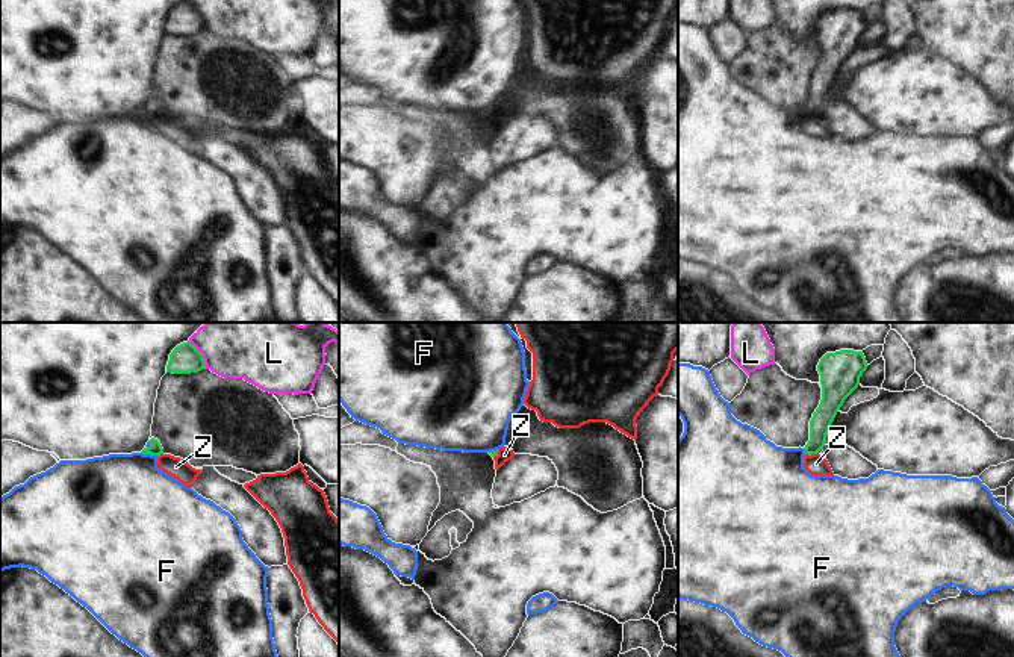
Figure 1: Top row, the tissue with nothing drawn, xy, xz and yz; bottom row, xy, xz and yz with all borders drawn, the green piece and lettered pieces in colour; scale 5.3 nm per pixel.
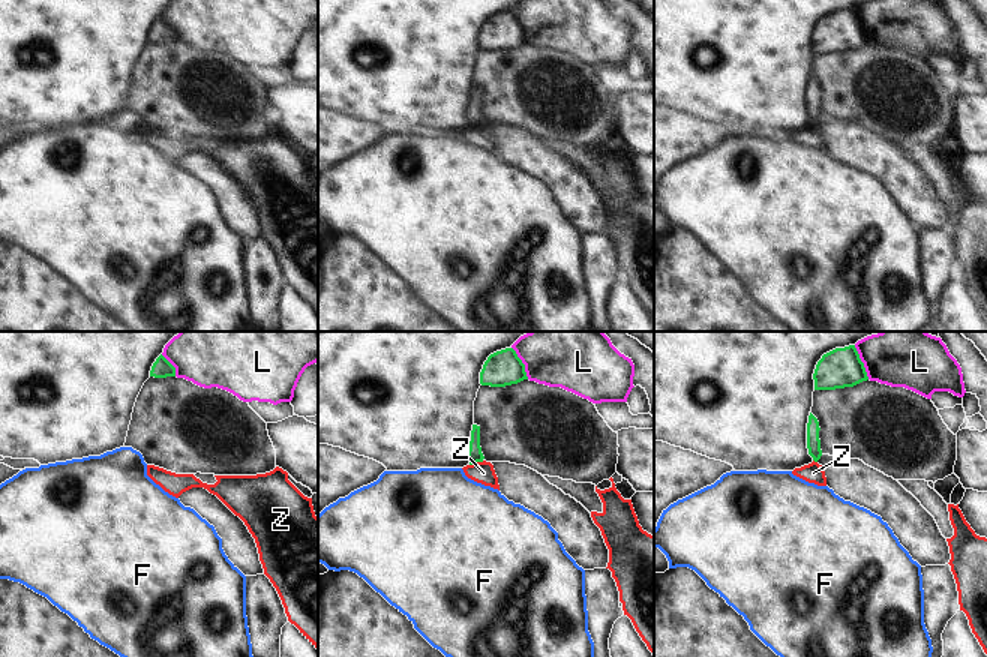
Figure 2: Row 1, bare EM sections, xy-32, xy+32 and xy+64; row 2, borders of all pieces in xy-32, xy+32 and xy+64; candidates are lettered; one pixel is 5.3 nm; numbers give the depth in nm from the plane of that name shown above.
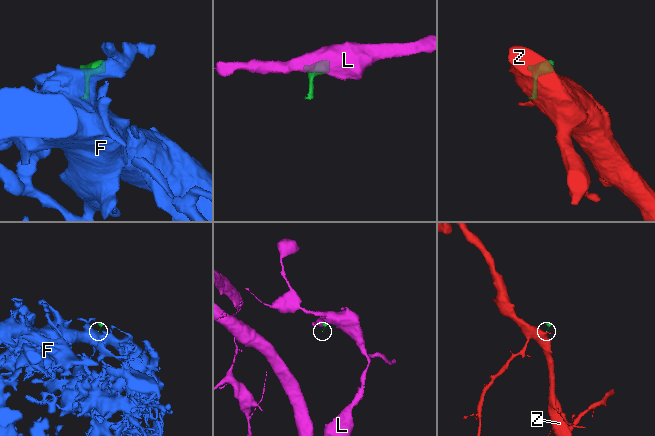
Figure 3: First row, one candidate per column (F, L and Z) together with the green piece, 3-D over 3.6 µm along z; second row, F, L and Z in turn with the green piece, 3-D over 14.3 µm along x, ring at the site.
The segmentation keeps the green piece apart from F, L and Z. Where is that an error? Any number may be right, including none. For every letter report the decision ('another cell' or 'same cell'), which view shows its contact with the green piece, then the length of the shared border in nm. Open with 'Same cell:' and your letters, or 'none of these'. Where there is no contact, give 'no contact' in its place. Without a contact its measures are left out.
Same cell: F
F: same cell; meets green in xy; contact 100 nm long
L: another cell; meets green in xy; contact 180 nm long
Z: another cell; meets green in yz; contact 70 nm long

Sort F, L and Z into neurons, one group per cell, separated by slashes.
F / L / Z

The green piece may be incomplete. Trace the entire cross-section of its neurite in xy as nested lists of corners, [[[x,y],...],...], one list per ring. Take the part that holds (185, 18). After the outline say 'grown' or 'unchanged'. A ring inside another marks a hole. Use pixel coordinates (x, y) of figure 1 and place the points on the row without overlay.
[[[191,5],[177,6],[170,15],[166,33],[191,35],[206,30],[203,15]]]; unchanged

